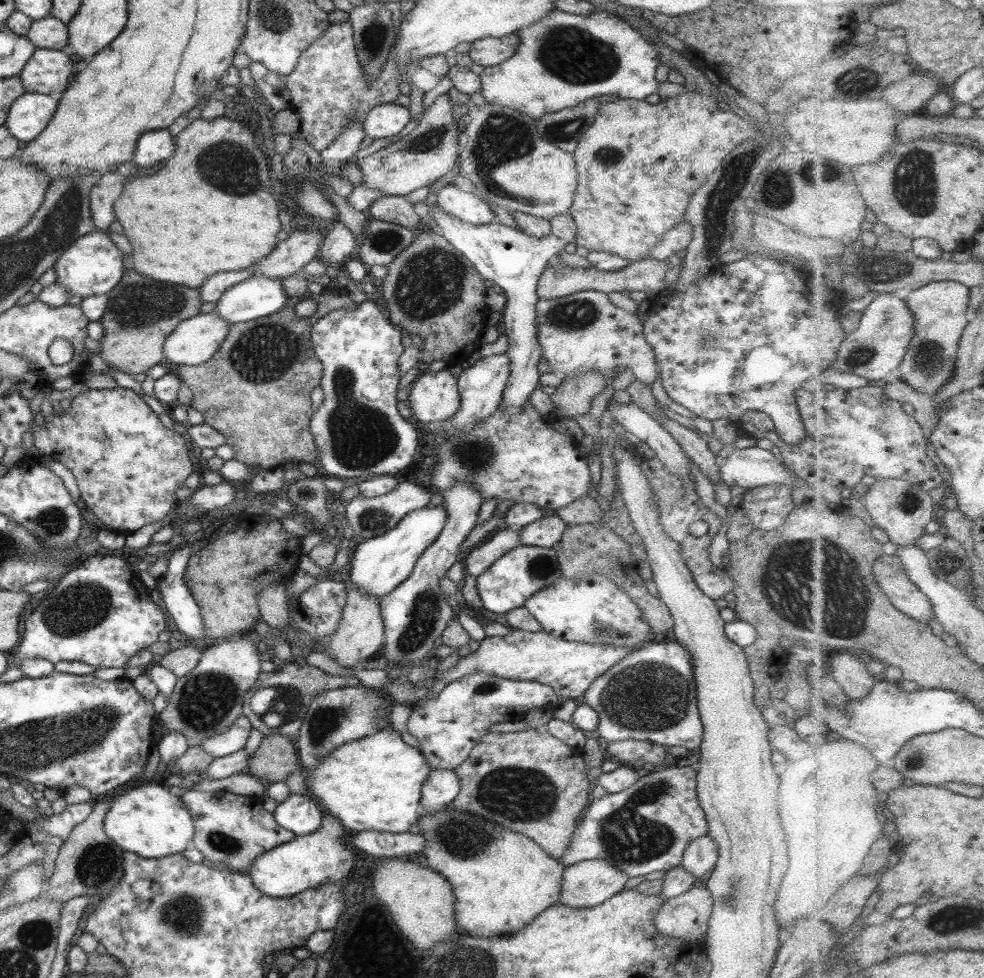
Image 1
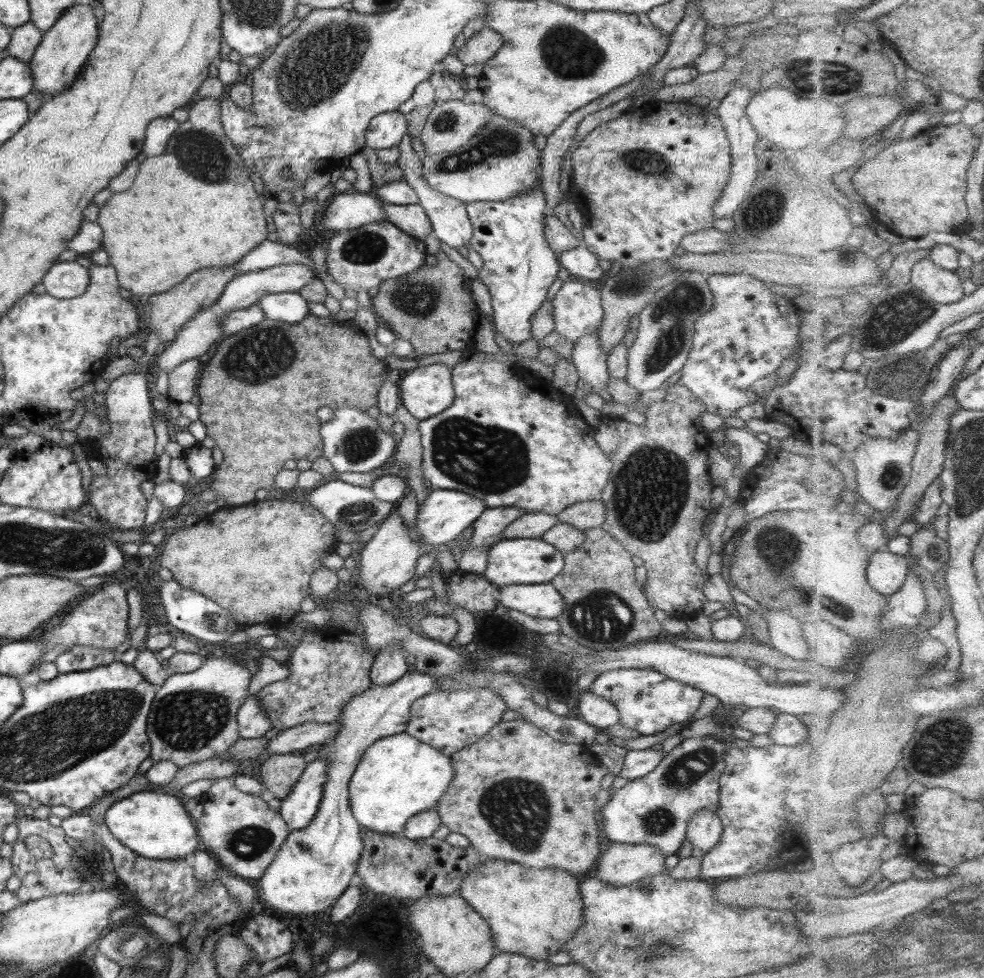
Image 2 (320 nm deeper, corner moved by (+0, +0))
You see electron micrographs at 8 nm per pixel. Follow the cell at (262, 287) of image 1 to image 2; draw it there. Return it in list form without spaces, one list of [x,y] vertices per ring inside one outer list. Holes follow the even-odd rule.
[[[280,292],[262,296],[257,304],[267,319],[295,324],[308,315],[307,301],[297,292]]]

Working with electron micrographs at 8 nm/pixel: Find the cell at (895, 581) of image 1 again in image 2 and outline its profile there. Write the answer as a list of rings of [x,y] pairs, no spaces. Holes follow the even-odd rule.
[[[885,549],[872,553],[867,569],[869,584],[880,593],[890,596],[906,583],[910,573],[910,560]]]

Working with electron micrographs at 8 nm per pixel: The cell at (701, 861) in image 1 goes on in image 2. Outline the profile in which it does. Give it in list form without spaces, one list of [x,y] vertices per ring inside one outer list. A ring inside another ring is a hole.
[[[697,809],[687,821],[684,838],[706,853],[719,842],[721,833],[719,817],[713,811]]]

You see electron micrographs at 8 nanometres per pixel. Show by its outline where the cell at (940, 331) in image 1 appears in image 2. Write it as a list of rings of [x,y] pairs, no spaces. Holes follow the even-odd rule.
[[[929,257],[912,268],[911,283],[941,304],[953,304],[965,296],[961,282],[956,272],[935,264]]]

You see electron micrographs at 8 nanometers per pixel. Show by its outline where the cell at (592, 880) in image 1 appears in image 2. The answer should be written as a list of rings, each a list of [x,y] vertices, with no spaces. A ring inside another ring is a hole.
[[[612,843],[595,862],[595,876],[607,884],[626,885],[659,874],[665,866],[664,854],[653,845]]]

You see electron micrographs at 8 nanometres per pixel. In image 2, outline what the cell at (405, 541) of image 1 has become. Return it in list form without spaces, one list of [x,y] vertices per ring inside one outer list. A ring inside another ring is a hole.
[[[432,489],[422,504],[418,505],[415,528],[419,538],[430,547],[441,546],[455,539],[460,532],[471,526],[475,519],[486,509],[484,502],[473,496],[455,490]]]

